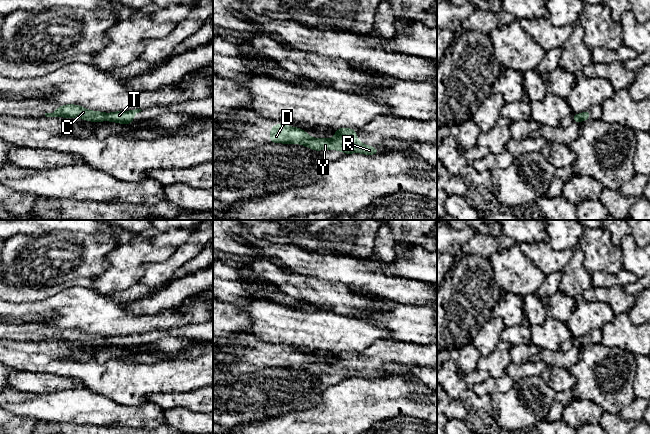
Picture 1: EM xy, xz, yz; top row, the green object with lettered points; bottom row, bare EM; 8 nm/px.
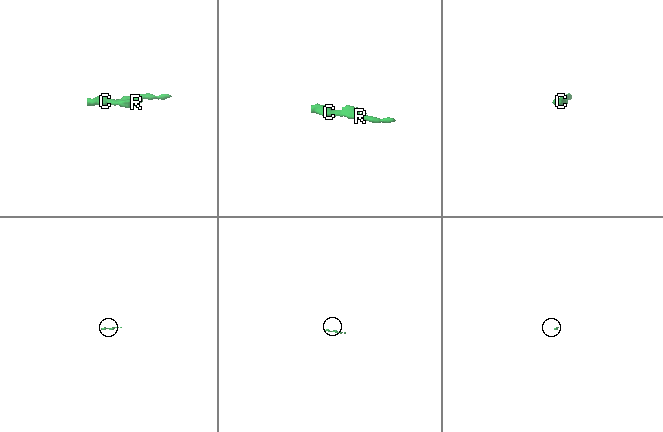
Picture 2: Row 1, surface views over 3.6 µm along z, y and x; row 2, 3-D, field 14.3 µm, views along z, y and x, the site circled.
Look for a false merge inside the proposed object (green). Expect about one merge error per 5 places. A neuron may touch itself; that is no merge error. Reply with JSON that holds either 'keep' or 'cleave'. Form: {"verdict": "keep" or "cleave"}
{"verdict": "keep"}

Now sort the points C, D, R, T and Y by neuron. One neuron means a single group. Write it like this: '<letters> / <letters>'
C D R T Y

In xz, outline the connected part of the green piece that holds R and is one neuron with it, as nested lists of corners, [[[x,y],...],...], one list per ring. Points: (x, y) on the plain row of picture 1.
[[[276,348],[271,351],[270,365],[271,367],[284,368],[302,368],[314,375],[319,374],[334,374],[342,375],[344,378],[362,377],[365,379],[377,379],[379,373],[374,373],[373,370],[366,370],[357,364],[357,355],[347,351],[342,351],[336,355],[334,363],[327,362],[312,362],[306,354],[301,354],[298,351],[290,351],[284,348]]]

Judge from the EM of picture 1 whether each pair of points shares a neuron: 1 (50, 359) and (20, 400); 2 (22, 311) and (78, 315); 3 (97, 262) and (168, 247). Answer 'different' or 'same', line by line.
1: different
2: same
3: different

